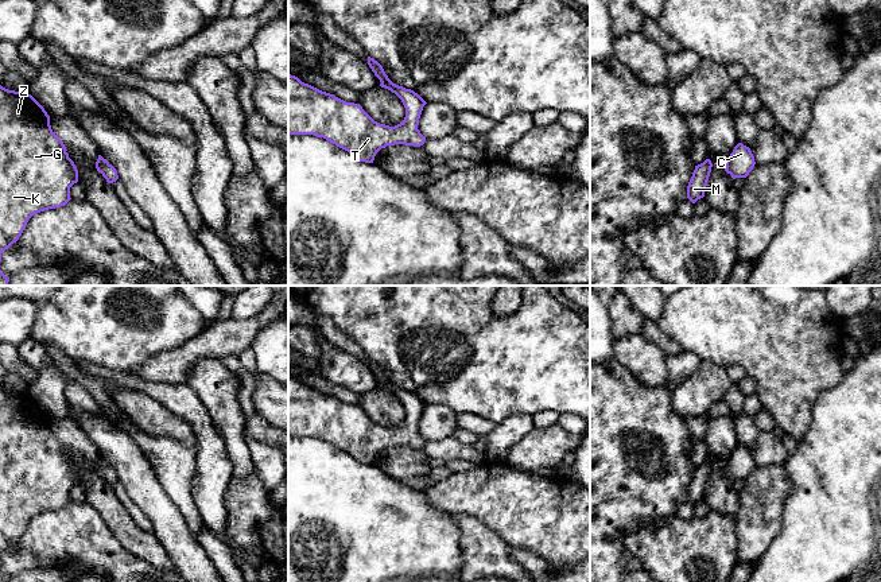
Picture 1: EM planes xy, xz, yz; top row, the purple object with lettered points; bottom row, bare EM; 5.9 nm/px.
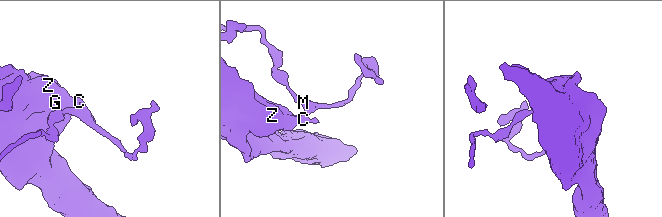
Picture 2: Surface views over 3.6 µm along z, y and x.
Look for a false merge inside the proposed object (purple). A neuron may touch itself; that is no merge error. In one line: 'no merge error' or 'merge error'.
no merge error

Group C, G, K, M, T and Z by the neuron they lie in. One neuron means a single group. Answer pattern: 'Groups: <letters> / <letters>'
Groups: C G K M T Z

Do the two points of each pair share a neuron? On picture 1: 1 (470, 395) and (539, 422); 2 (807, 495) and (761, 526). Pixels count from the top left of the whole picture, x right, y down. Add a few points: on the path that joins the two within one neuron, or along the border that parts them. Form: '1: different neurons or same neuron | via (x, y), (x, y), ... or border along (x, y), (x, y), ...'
1: different neurons | border along (558, 412), (536, 411), (531, 415)
2: different neurons | border along (791, 480), (783, 526), (772, 540)

